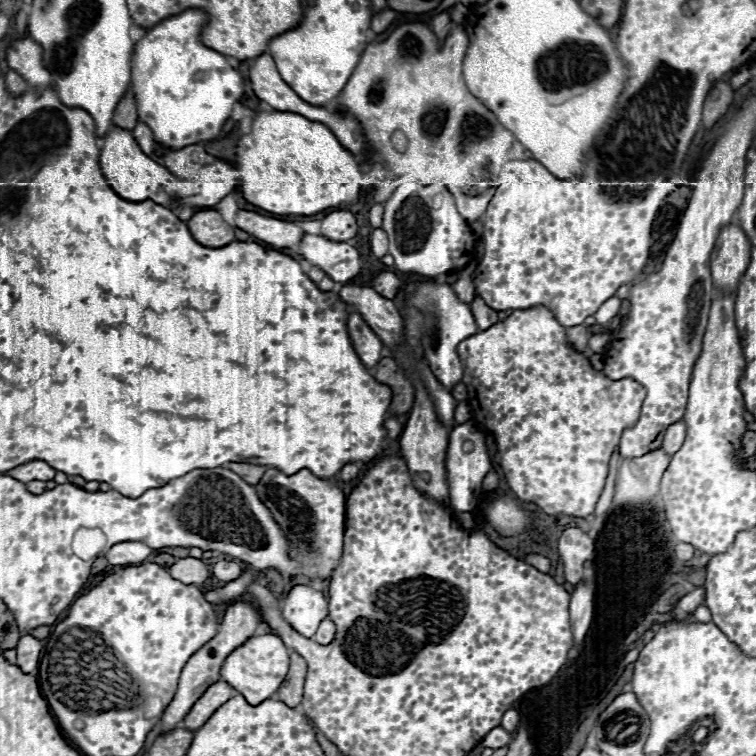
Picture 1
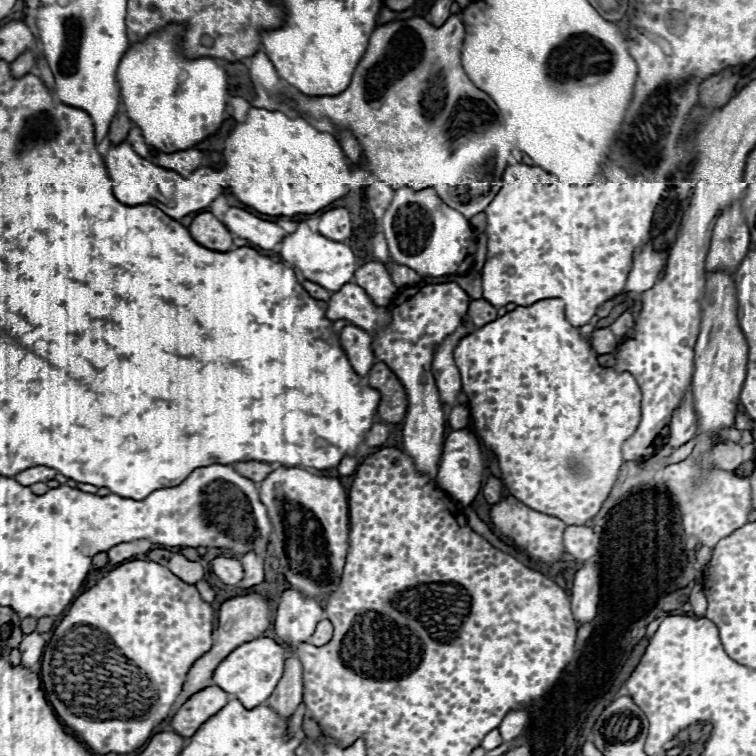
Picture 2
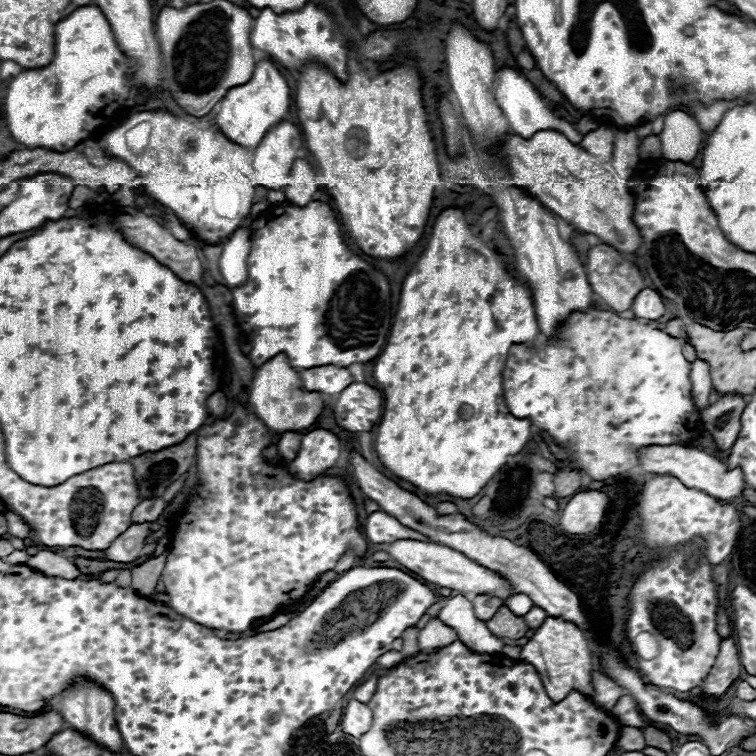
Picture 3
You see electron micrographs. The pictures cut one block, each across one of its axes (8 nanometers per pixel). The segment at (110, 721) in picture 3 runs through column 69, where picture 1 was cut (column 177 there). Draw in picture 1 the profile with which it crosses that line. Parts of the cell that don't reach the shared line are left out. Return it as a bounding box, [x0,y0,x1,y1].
[162,600,262,734]

